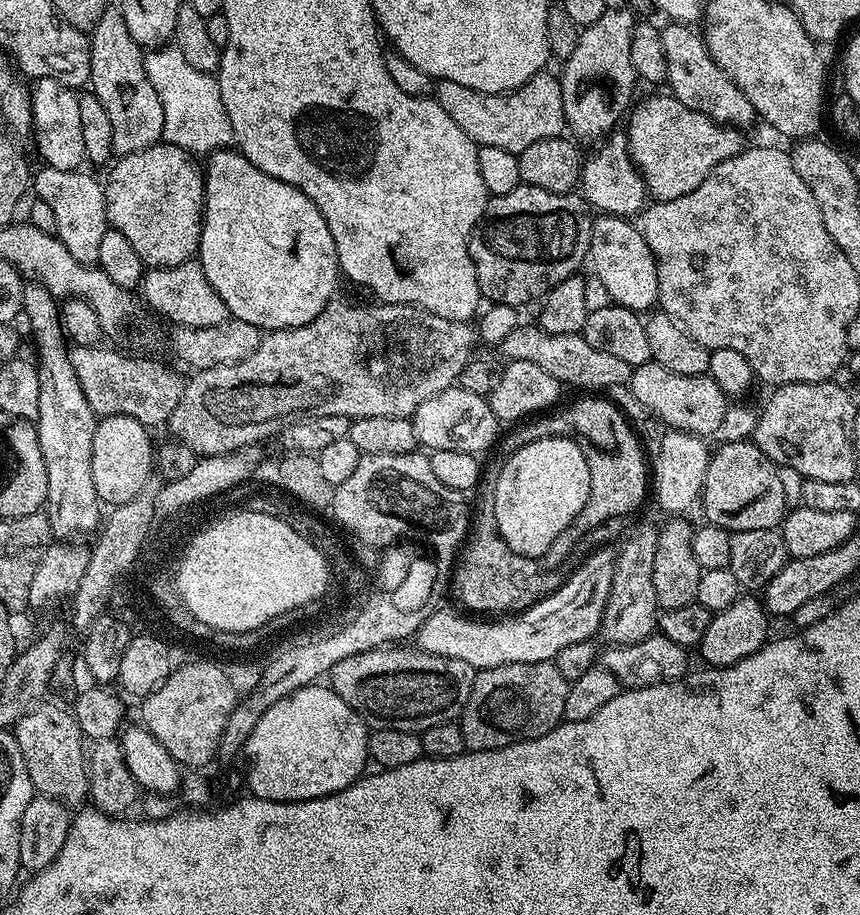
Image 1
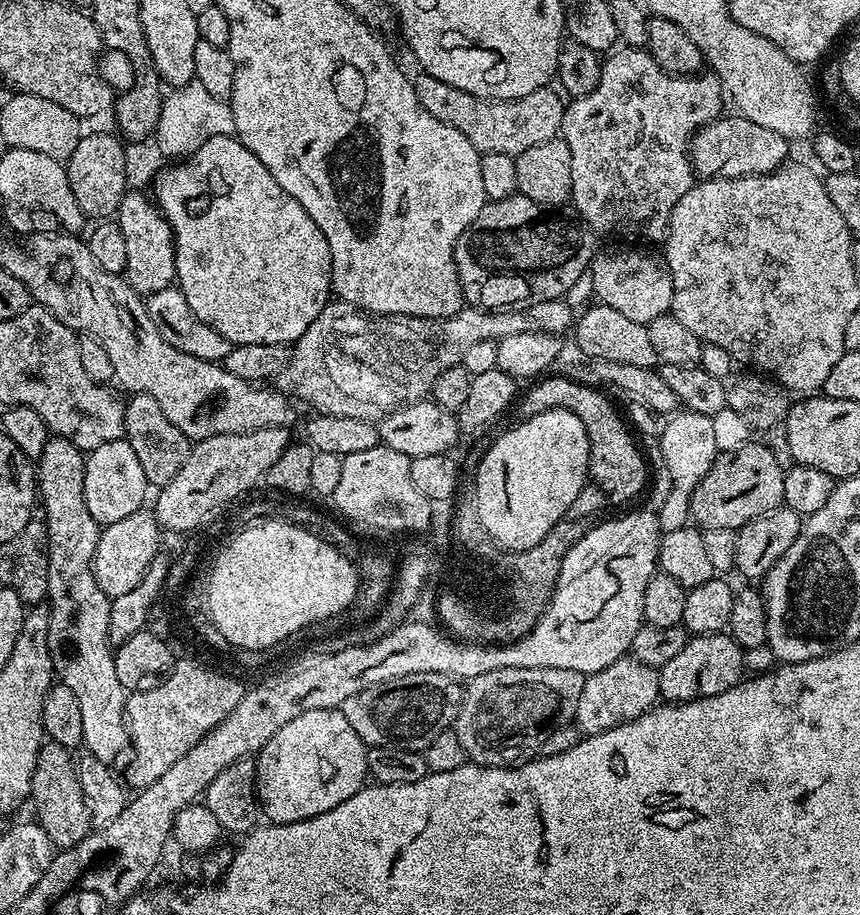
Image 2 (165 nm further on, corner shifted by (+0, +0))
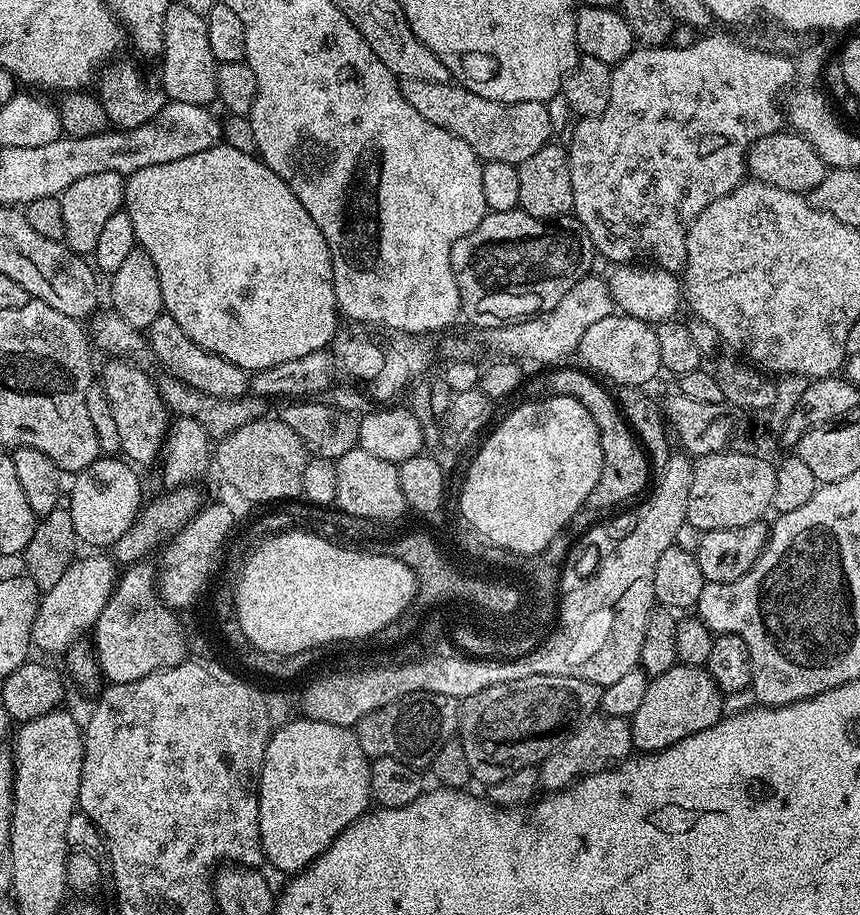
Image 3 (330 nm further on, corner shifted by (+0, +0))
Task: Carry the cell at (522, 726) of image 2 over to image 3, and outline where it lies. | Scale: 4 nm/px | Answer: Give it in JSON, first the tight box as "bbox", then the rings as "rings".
{"bbox":[458,674,601,786],"rings":[[[534,674],[534,678],[518,678],[514,682],[502,682],[498,686],[490,686],[490,690],[478,690],[478,694],[465,698],[458,708],[458,739],[462,747],[466,750],[466,762],[470,762],[473,781],[479,782],[479,780],[481,780],[481,785],[484,786],[497,784],[498,782],[502,782],[502,778],[510,778],[510,774],[514,774],[518,770],[543,764],[544,759],[550,755],[554,747],[554,740],[551,740],[551,736],[556,736],[555,738],[563,737],[565,734],[571,733],[573,730],[579,728],[581,724],[585,724],[588,720],[591,720],[593,716],[597,715],[600,707],[601,691],[601,685],[590,682],[589,680]]]}

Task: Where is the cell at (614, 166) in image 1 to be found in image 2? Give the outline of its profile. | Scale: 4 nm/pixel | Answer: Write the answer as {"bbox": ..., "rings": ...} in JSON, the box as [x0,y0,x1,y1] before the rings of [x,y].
{"bbox":[560,54,726,241],"rings":[[[612,54],[601,63],[600,81],[598,86],[590,94],[578,96],[567,101],[562,126],[560,127],[562,138],[566,146],[570,146],[570,170],[572,171],[572,198],[571,203],[576,204],[575,211],[581,220],[597,234],[603,232],[613,232],[616,236],[633,236],[636,240],[656,240],[663,241],[668,234],[668,223],[670,214],[674,206],[678,206],[678,198],[686,194],[694,183],[694,173],[692,170],[692,157],[690,155],[690,145],[693,136],[700,129],[707,126],[711,120],[719,120],[722,115],[724,100],[726,104],[726,93],[721,85],[720,79],[715,74],[701,75],[699,78],[677,78],[671,76],[666,70],[662,70],[657,64],[649,63],[648,80],[624,80],[624,60],[617,54]]]}

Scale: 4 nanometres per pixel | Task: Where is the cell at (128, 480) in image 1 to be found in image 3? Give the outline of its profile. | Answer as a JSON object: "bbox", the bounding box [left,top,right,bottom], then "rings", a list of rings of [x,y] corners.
{"bbox":[66,454,142,550],"rings":[[[102,454],[90,466],[71,477],[72,493],[67,493],[66,507],[73,522],[74,534],[81,545],[89,544],[92,550],[108,550],[118,542],[122,534],[130,530],[132,523],[140,515],[142,501],[140,502],[140,476],[129,461],[116,454]]]}

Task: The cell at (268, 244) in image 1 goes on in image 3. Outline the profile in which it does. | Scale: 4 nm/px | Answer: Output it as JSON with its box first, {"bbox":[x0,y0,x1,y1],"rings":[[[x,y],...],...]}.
{"bbox":[124,142,338,373],"rings":[[[227,142],[216,144],[210,150],[202,150],[202,154],[190,154],[190,158],[178,158],[178,162],[162,162],[162,166],[146,166],[142,170],[131,173],[124,186],[124,203],[130,222],[134,222],[134,234],[139,247],[150,254],[154,262],[154,270],[158,270],[158,283],[162,285],[162,302],[164,311],[182,326],[186,338],[198,342],[208,352],[226,358],[226,362],[234,362],[243,372],[254,373],[266,370],[270,366],[278,366],[278,362],[290,362],[293,358],[302,358],[305,354],[323,352],[331,345],[338,331],[336,316],[336,295],[332,281],[332,255],[328,249],[326,238],[322,238],[322,230],[314,226],[314,218],[306,214],[306,206],[294,198],[294,190],[264,165],[263,160],[251,152],[243,152],[232,148]]]}

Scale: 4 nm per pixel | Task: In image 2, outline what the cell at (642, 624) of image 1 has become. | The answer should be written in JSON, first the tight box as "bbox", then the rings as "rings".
{"bbox":[658,411,718,532],"rings":[[[677,411],[669,415],[664,424],[664,429],[658,433],[660,441],[659,459],[664,459],[664,468],[672,479],[672,489],[664,496],[664,501],[658,507],[658,519],[664,532],[678,530],[685,527],[690,520],[692,507],[692,492],[702,482],[702,478],[710,470],[716,460],[718,451],[714,440],[714,422],[711,416],[689,412]]]}

